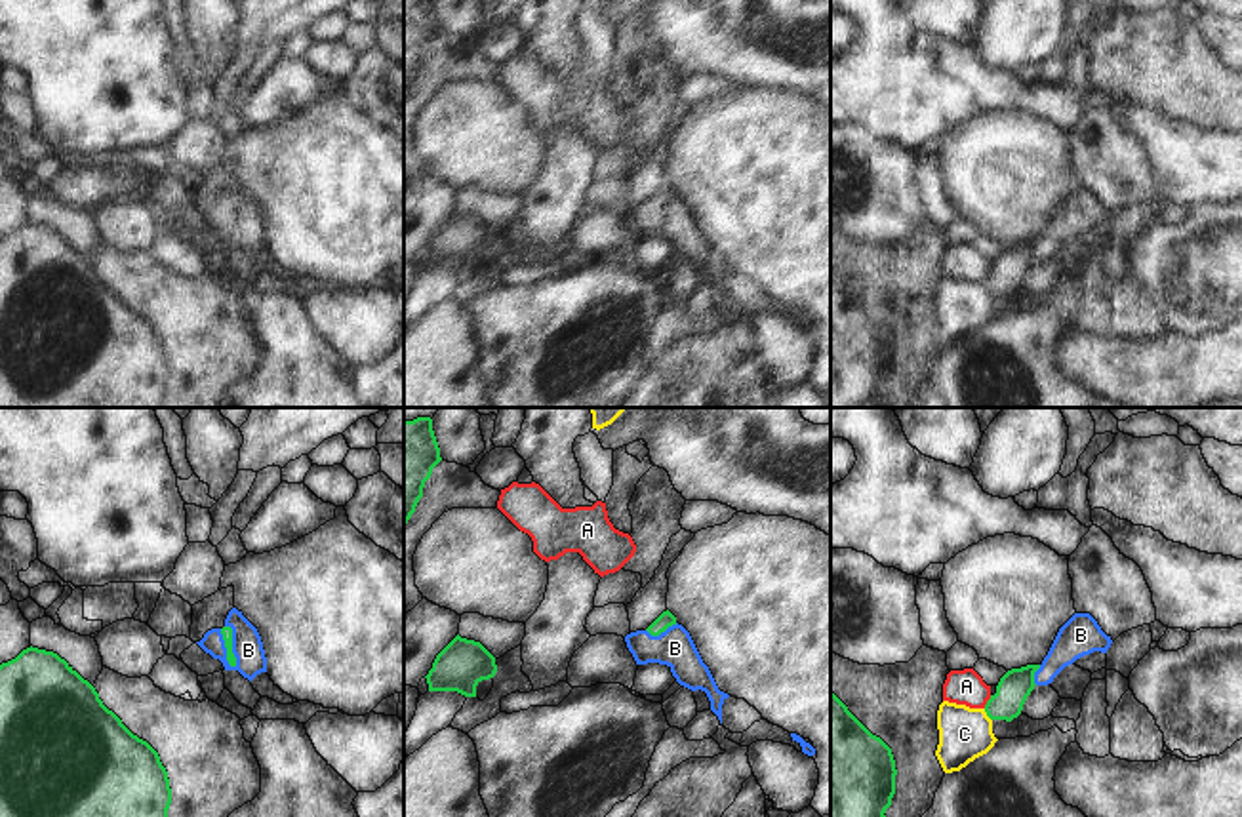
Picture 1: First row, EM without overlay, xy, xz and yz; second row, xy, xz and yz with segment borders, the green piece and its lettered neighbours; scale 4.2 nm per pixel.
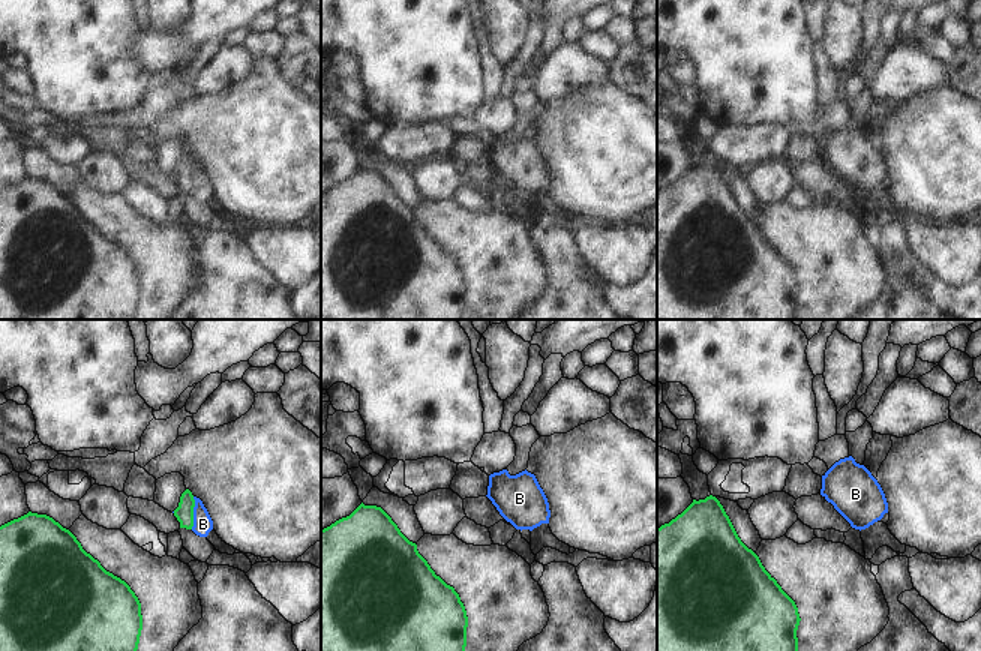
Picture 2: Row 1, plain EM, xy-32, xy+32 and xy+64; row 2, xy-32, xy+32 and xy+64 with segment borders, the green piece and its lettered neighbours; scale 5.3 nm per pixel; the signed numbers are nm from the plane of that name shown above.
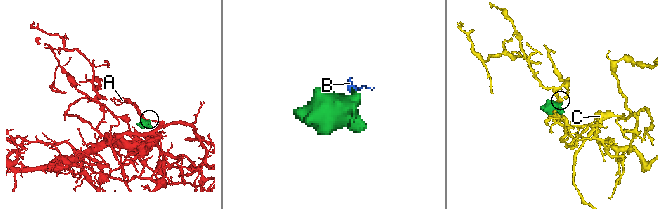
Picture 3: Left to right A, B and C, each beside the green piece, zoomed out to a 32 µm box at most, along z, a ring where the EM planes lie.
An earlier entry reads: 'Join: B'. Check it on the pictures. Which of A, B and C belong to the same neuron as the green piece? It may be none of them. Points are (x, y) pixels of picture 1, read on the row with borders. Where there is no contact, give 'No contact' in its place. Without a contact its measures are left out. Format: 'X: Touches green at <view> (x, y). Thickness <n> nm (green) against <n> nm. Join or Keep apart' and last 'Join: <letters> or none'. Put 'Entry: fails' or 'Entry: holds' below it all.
A: Touches green at yz (987, 701). Thickness 140 nm (green) against 150 nm. Keep apart
B: Touches green at xy (231, 646). Thickness 50 nm (green) against 130 nm. Join
C: Touches green at yz (987, 715). Thickness 140 nm (green) against 220 nm. Keep apart
Join: B.
Entry: holds

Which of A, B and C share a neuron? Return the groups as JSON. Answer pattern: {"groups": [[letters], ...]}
{"groups": [["A"], ["B"], ["C"]]}

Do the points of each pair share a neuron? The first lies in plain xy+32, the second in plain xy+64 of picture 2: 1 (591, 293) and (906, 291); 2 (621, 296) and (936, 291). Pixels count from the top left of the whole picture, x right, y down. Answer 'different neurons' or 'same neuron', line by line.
1: same neuron
2: same neuron

